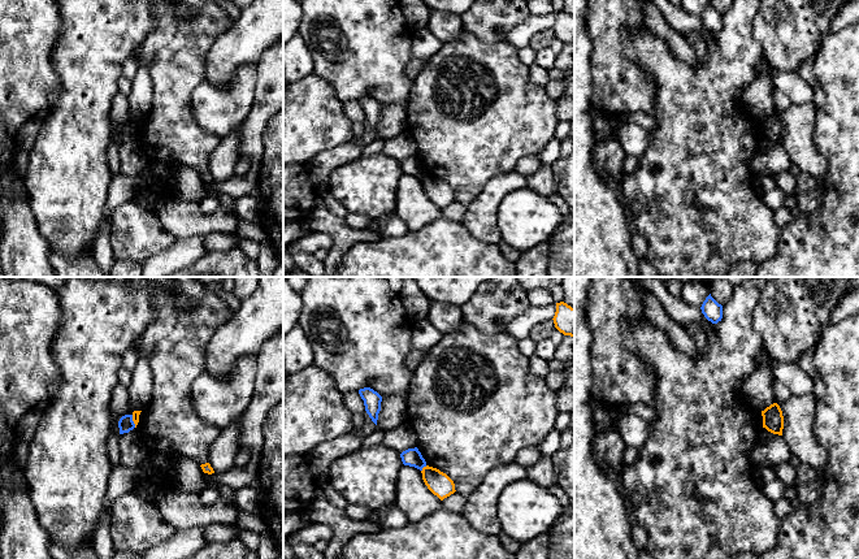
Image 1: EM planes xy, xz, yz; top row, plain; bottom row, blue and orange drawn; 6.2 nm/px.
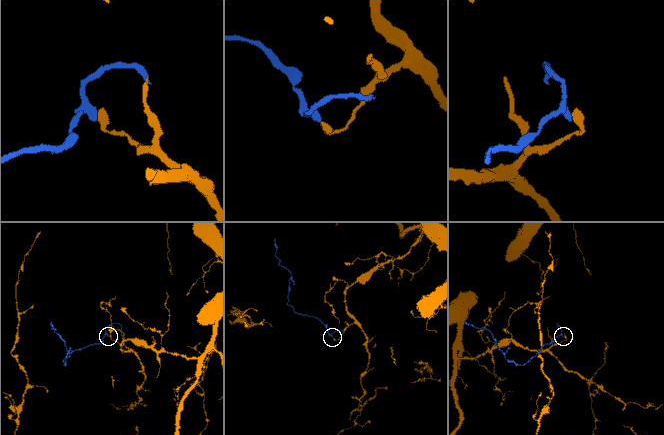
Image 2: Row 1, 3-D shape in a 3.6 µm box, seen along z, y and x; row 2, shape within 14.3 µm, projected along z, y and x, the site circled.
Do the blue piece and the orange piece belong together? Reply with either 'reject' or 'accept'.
reject

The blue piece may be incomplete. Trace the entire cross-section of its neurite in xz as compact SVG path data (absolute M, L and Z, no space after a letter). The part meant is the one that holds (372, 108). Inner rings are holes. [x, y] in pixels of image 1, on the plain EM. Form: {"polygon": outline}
{"polygon": "M364 96L359 99L361 108L364 109L365 120L377 134L378 122L381 120L382 105L370 96Z"}

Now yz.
{"polygon": "M711 3L706 6L702 16L702 22L712 32L717 32L723 27L723 14L719 13Z"}

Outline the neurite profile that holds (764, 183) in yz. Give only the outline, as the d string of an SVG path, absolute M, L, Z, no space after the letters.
M765 174L765 176L762 176L756 179L754 179L754 186L755 186L758 195L762 198L768 191L776 188L777 182L776 182L775 177Z

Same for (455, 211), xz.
M455 200L454 203L451 203L450 205L442 209L442 214L448 220L461 222L465 211L467 211L467 205Z

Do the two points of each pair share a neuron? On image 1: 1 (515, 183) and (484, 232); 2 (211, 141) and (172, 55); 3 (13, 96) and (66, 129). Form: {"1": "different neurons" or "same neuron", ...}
{"1": "same neuron", "2": "same neuron", "3": "different neurons"}

